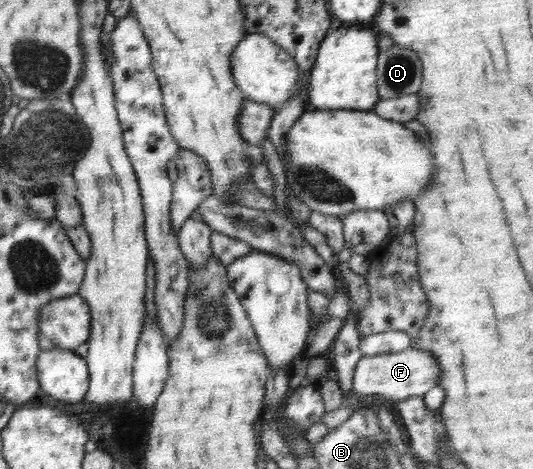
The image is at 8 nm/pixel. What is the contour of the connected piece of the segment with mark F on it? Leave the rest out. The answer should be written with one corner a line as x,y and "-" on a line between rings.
409,347
375,357
363,356
353,369
352,390
361,396
381,396
392,403
401,402
416,396
425,396
439,381
441,368
439,360
431,351
423,351
417,347

